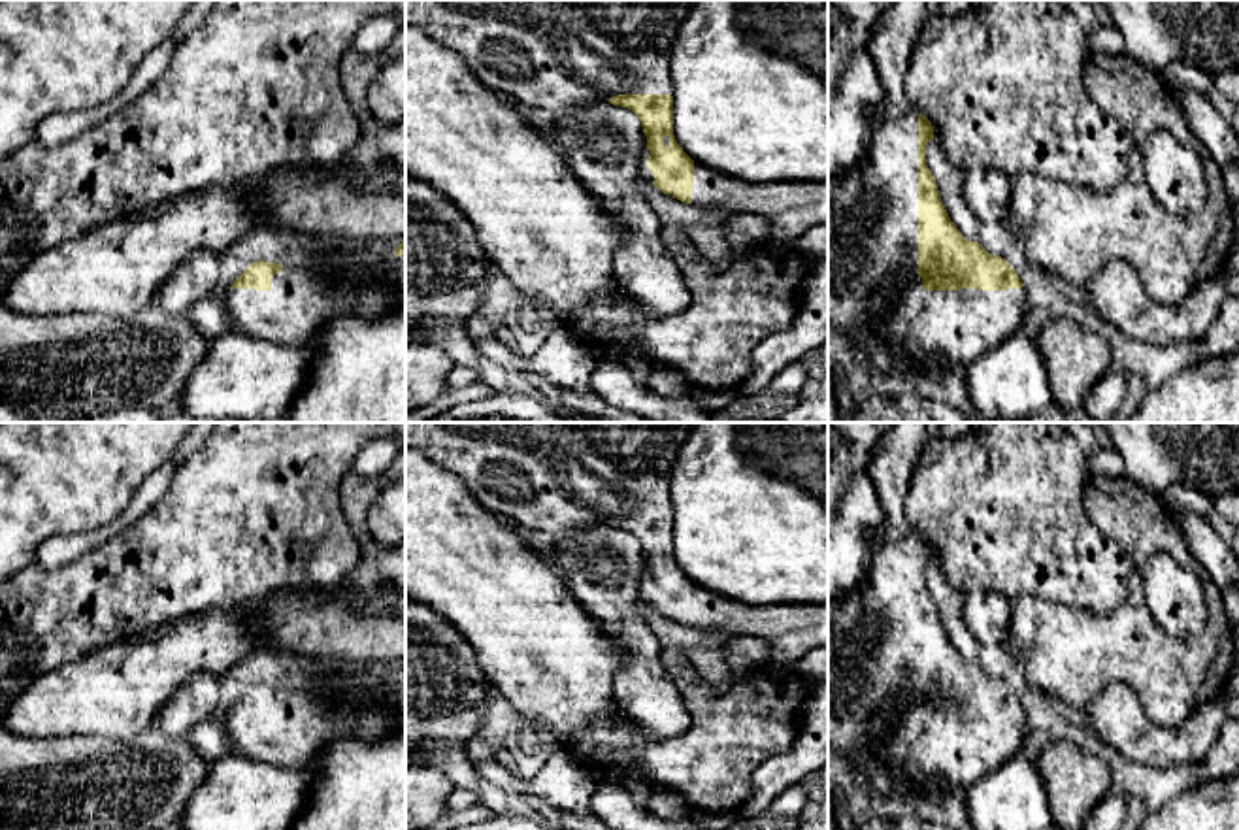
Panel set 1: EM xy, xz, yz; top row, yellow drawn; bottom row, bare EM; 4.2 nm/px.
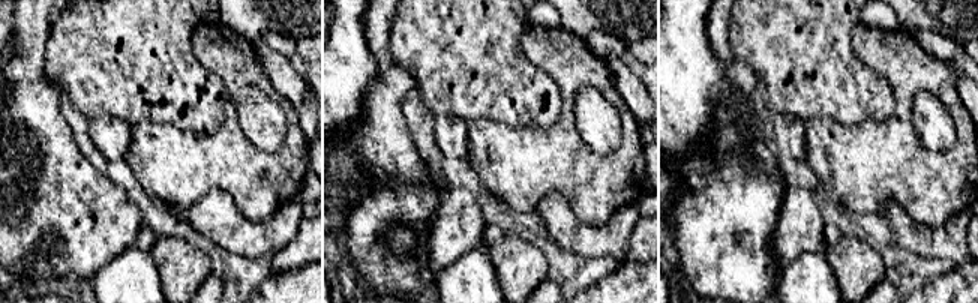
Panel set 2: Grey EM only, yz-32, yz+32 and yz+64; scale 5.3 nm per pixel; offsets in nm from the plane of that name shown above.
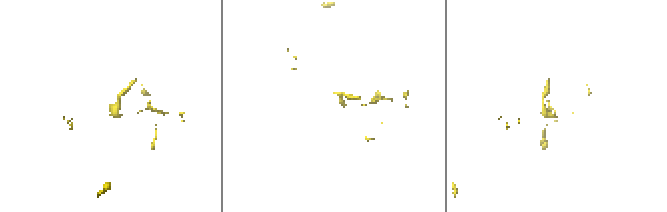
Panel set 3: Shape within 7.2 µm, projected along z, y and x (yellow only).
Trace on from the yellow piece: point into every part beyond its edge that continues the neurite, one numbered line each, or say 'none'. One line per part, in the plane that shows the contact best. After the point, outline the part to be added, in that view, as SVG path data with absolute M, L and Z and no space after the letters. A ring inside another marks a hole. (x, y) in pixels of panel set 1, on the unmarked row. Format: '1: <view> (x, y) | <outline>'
1: yz (872, 632) | M907 532L896 541L881 545L869 564L866 583L843 598L828 600L828 747L849 772L864 772L867 777L884 772L900 773L909 787L937 785L952 796L960 796L984 779L1005 760L1020 755L1030 732L1026 711L1007 713L926 713L918 698L918 536ZM896 698L907 698L909 706L896 717L892 730L869 747L867 721Z

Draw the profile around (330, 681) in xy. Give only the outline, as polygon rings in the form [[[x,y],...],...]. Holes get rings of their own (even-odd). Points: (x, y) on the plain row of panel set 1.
[[[336,668],[326,670],[321,675],[321,690],[319,694],[326,700],[336,700],[338,696],[343,696],[343,673],[339,673]]]

